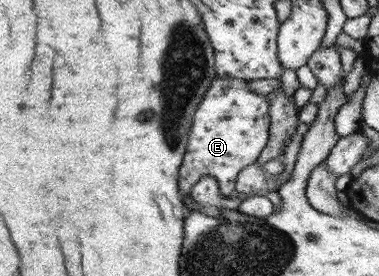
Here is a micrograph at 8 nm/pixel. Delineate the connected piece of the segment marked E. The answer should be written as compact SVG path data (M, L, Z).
M218 76L210 83L192 113L192 124L188 128L185 153L178 166L178 191L183 196L204 175L214 177L221 196L228 196L235 186L239 171L248 164L255 163L262 149L267 145L269 135L269 104L266 97L249 90L249 83L242 79L222 79Z

